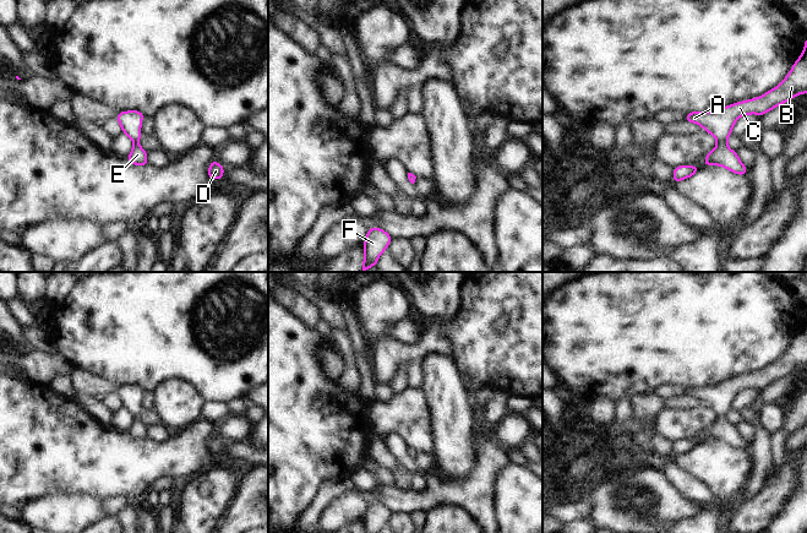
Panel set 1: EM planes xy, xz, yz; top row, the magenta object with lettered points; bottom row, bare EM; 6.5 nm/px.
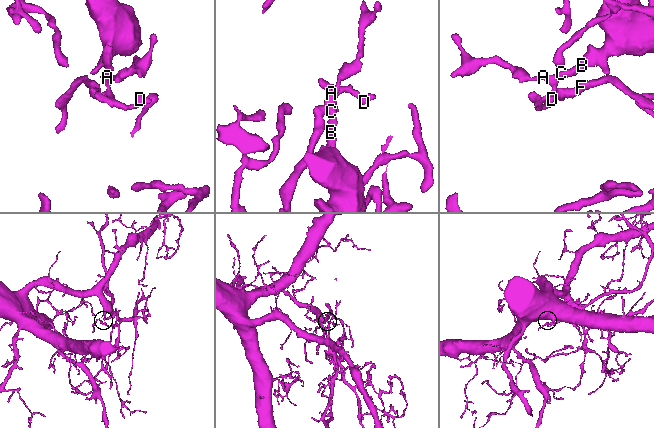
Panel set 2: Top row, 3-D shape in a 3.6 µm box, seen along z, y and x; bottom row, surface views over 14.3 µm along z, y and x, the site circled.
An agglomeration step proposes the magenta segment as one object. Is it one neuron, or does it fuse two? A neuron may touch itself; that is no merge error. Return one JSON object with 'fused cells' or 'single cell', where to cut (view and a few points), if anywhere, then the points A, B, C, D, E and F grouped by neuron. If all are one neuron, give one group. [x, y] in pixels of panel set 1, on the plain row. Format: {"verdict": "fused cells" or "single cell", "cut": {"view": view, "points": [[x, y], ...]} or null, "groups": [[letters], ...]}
{"verdict": "single cell", "cut": null, "groups": [["A", "B", "C", "D", "E", "F"]]}

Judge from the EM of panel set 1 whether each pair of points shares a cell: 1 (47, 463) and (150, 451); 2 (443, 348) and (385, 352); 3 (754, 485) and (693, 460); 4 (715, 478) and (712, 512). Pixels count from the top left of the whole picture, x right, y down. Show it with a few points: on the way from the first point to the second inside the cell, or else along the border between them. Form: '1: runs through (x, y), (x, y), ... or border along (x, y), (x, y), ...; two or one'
1: runs through (72, 461), (124, 461); one
2: runs through (429, 347), (413, 352), (399, 352); one
3: border along (752, 467), (750, 472); two
4: border along (742, 487), (731, 496), (718, 502); two

